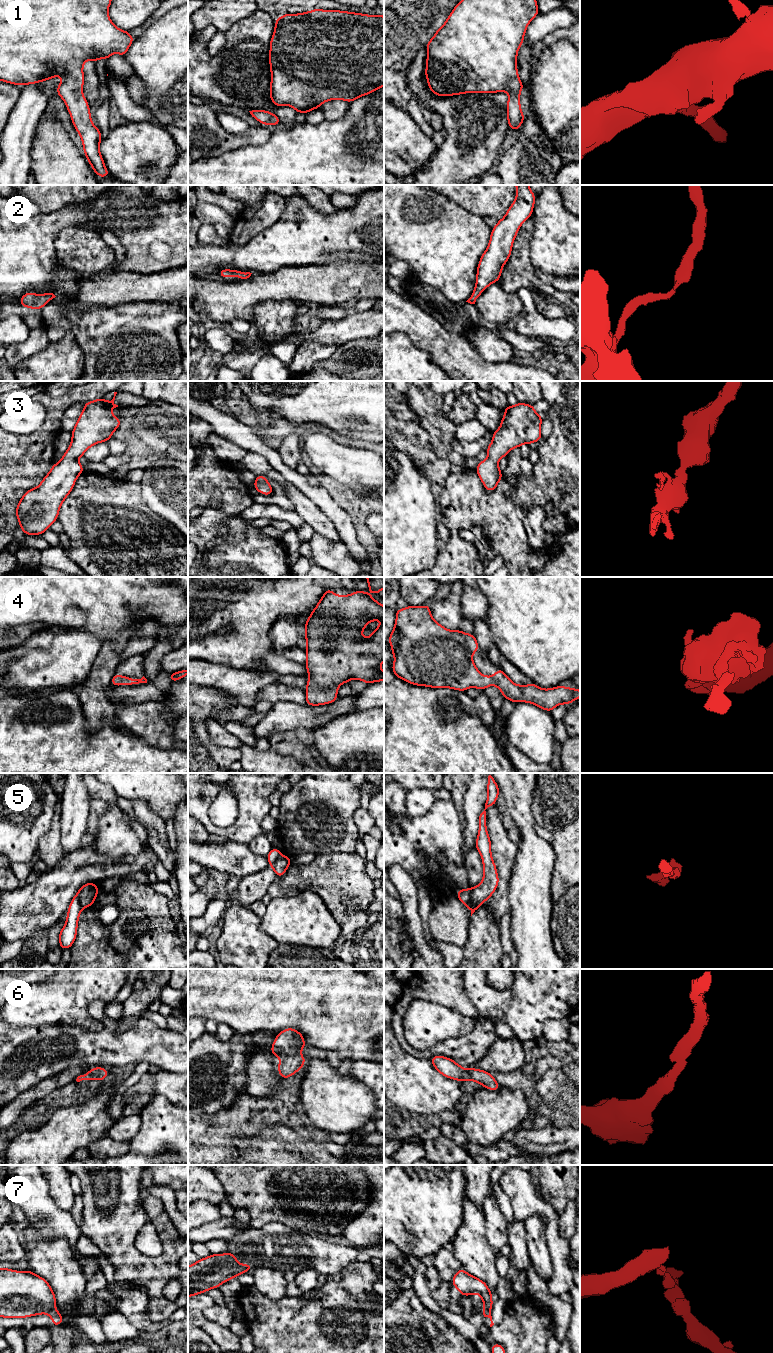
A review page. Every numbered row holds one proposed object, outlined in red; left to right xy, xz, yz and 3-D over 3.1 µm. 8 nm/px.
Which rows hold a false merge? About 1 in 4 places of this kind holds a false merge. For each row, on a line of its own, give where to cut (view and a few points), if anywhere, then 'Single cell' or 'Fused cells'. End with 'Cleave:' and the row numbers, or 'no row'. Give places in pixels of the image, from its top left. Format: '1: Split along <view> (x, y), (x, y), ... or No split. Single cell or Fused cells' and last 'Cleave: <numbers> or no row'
1: No split. Single cell
2: No split. Single cell
3: No split. Single cell
4: No split. Single cell
5: Split along yz (469, 888), (470, 902), (476, 908). Fused cells
6: No split. Single cell
7: Split along xy (55, 1309), (51, 1309), (47, 1313). Fused cells
Cleave: 5, 7

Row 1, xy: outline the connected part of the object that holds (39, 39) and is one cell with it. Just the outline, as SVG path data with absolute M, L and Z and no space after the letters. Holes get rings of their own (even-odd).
M0 0L0 81L28 85L61 75L62 81L57 86L57 95L64 100L73 125L82 139L86 159L99 177L110 175L99 150L101 132L91 121L89 105L82 92L83 64L88 59L95 63L100 58L106 61L113 53L125 56L135 39L129 31L117 28L109 18L111 2L112 0Z

